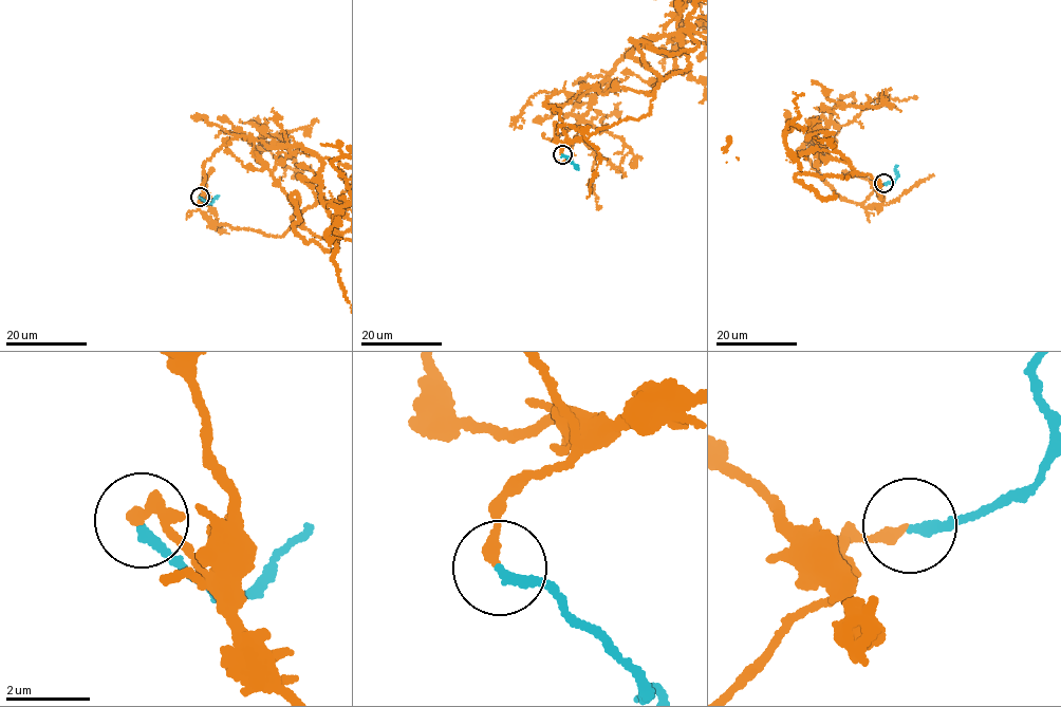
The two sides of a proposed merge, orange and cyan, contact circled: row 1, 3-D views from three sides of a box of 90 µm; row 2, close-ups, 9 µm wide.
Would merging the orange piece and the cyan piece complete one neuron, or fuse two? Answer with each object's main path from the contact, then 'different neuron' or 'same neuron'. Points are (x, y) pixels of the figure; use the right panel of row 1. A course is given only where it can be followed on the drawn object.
cyan via (883, 183), (896, 179), (897, 166) | same neuron

